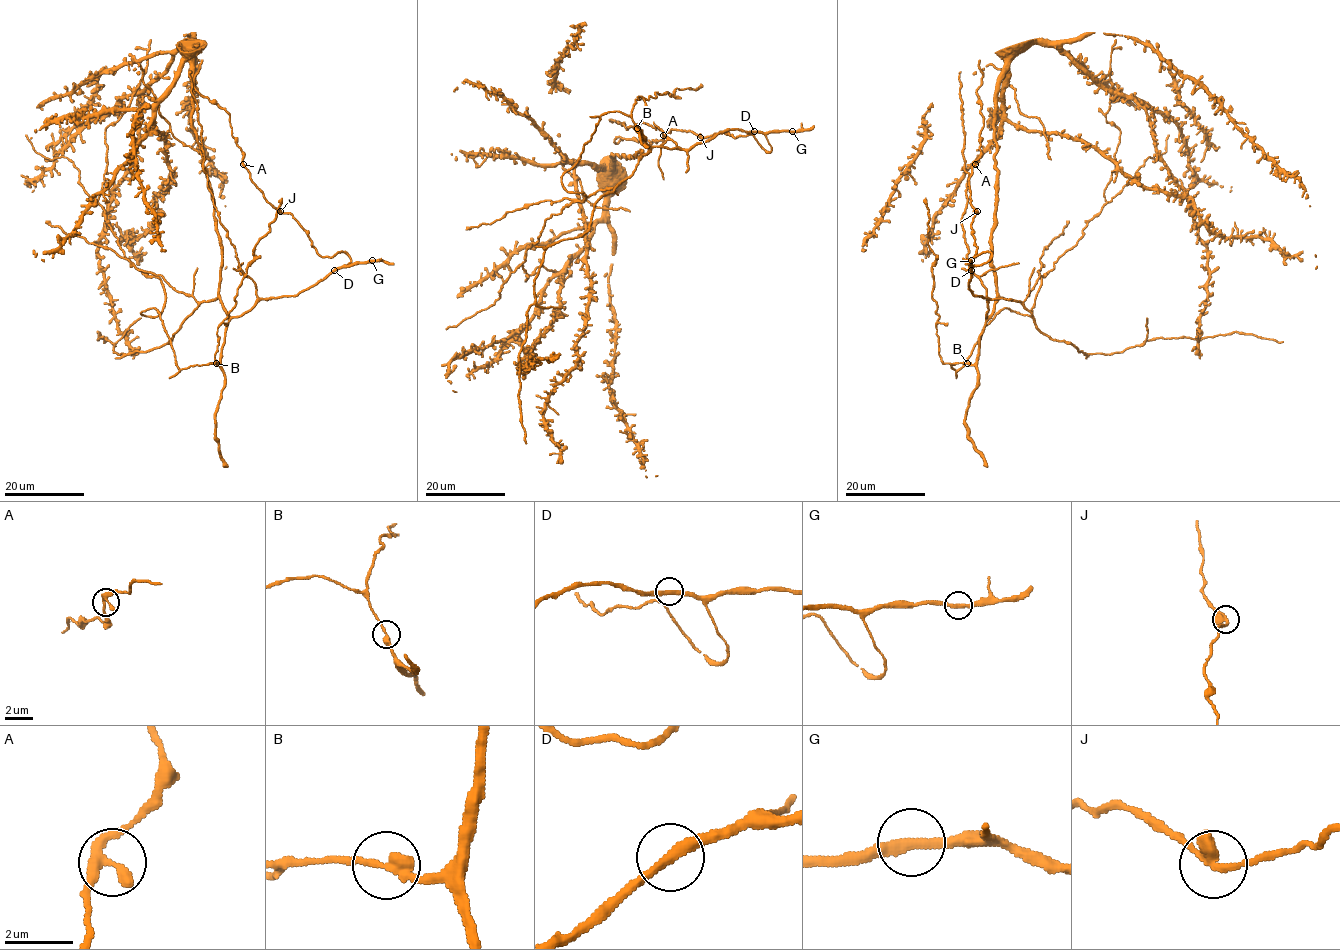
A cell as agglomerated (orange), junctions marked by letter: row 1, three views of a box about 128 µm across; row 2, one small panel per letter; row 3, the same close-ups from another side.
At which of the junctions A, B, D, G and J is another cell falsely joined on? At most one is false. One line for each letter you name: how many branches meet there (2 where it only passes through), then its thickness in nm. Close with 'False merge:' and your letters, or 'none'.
False merge: none

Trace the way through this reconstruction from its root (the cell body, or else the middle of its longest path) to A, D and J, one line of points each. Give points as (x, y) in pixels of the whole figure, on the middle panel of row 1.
A: (633, 156), (654, 146), (690, 149), (726, 129), (761, 132), (771, 150), (751, 134), (663, 135)
D: (633, 156), (641, 151), (640, 157), (654, 146), (690, 149), (726, 129), (754, 131)
J: (633, 156), (654, 146), (690, 149), (726, 129), (761, 132), (771, 150), (751, 134), (700, 137)

